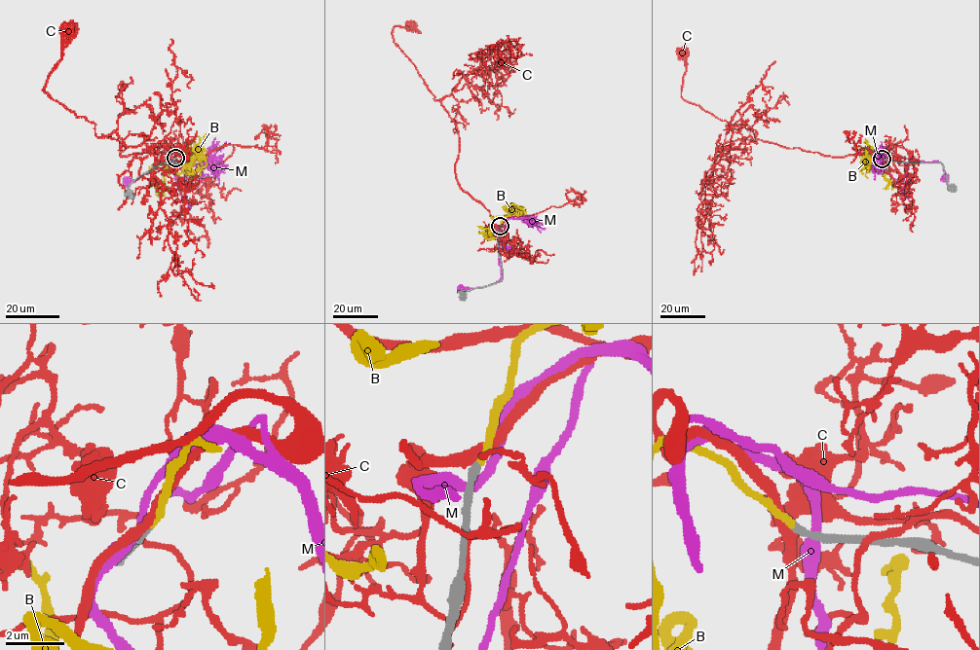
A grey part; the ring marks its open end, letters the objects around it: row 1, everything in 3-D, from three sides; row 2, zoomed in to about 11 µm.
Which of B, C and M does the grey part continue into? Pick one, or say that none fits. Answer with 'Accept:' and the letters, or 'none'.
Accept: B

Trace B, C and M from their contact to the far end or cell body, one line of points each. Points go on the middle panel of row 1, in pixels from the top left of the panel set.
B: (500, 226), (504, 216), (508, 215), (493, 218), (489, 239), (478, 233)
C: (500, 226), (510, 217), (492, 217), (460, 187), (455, 123), (395, 42), (395, 25), (411, 26)
M: (499, 228), (508, 217), (500, 242), (502, 277), (485, 286), (460, 288)

